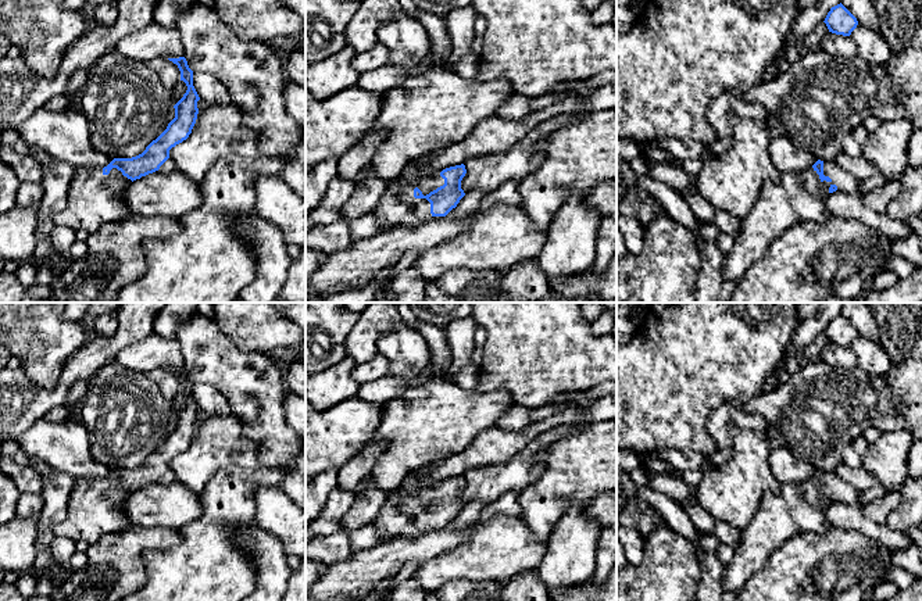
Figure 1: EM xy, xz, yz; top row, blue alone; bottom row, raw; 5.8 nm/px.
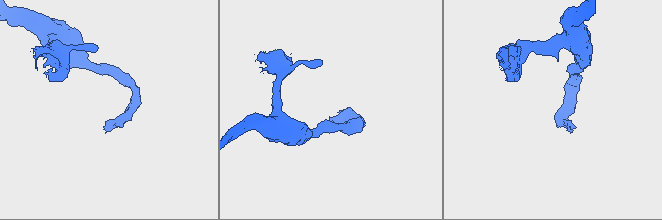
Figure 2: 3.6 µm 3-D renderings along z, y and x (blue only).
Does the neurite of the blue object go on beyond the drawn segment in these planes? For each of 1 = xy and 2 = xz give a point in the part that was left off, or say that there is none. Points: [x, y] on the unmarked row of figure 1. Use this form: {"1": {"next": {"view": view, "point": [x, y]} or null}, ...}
{"1": {"next": {"view": "xy", "point": [93, 510]}}, "2": {"next": {"view": "xz", "point": [397, 518]}}}

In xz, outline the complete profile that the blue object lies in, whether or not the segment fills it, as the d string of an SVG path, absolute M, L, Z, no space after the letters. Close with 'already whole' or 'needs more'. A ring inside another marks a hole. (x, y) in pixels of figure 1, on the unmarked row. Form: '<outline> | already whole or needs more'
M465 476L443 480L439 486L422 486L414 494L407 494L399 487L387 493L374 526L379 543L399 537L415 539L432 529L446 527L465 507L461 491Z | needs more

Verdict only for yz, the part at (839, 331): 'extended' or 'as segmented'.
as segmented

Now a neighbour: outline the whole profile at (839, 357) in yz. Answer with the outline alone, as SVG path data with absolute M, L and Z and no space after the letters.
M829 343L821 353L821 361L836 369L857 368L857 355L851 347L843 347Z

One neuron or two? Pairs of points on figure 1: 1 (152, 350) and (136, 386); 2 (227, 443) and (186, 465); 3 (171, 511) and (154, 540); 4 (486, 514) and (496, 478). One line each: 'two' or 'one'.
1: two
2: one
3: two
4: two

